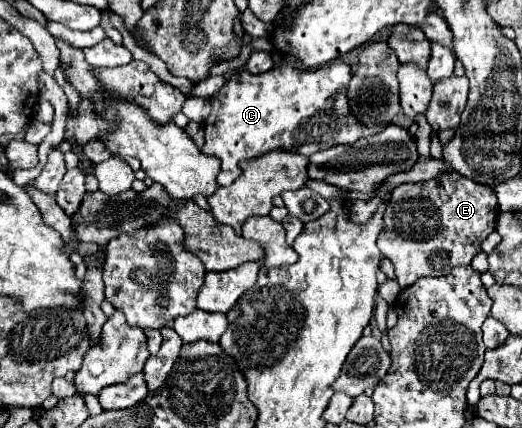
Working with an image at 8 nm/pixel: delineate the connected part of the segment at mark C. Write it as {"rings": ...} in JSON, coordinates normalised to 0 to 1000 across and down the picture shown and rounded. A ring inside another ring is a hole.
{"rings":[[[634,145],[603,164],[569,164],[561,154],[531,154],[504,173],[481,173],[466,164],[458,178],[443,178],[427,210],[404,229],[408,271],[393,285],[389,355],[423,369],[423,402],[416,411],[420,435],[439,435],[458,411],[458,379],[492,369],[519,350],[561,350],[580,364],[596,364],[611,350],[626,350],[646,336],[676,336],[688,322],[703,322],[722,299],[699,299],[676,280],[665,243],[661,210],[672,187],[672,159],[661,145]]]}

